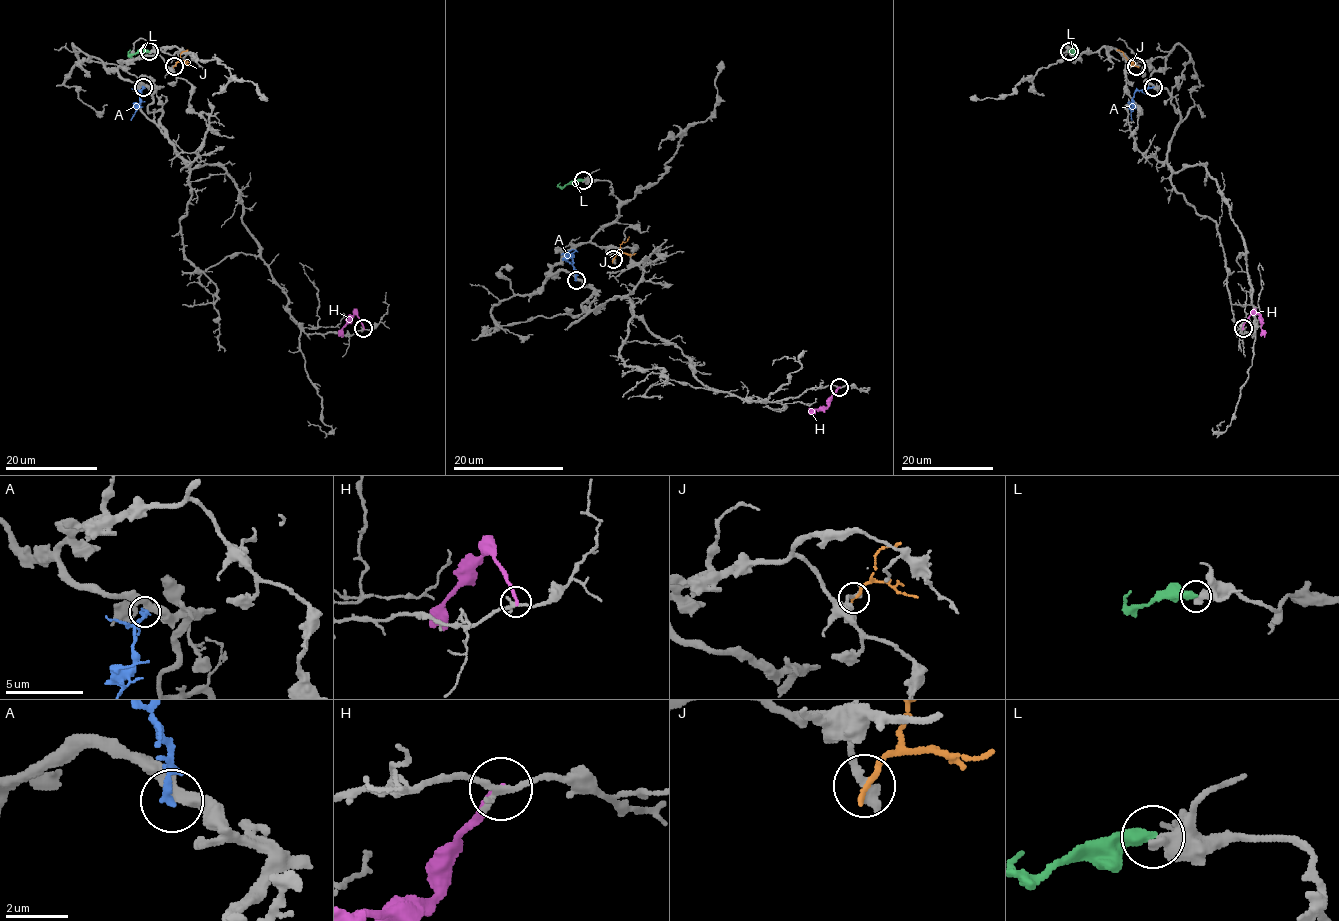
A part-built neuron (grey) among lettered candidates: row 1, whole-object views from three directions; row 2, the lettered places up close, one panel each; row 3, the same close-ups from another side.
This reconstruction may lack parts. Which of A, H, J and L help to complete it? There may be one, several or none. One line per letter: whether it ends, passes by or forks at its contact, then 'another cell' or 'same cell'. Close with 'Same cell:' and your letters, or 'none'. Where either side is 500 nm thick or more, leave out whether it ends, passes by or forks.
A: it ends there; another cell
H: it ends there; another cell
J: it ends there; another cell
L: same cell
Same cell: L

